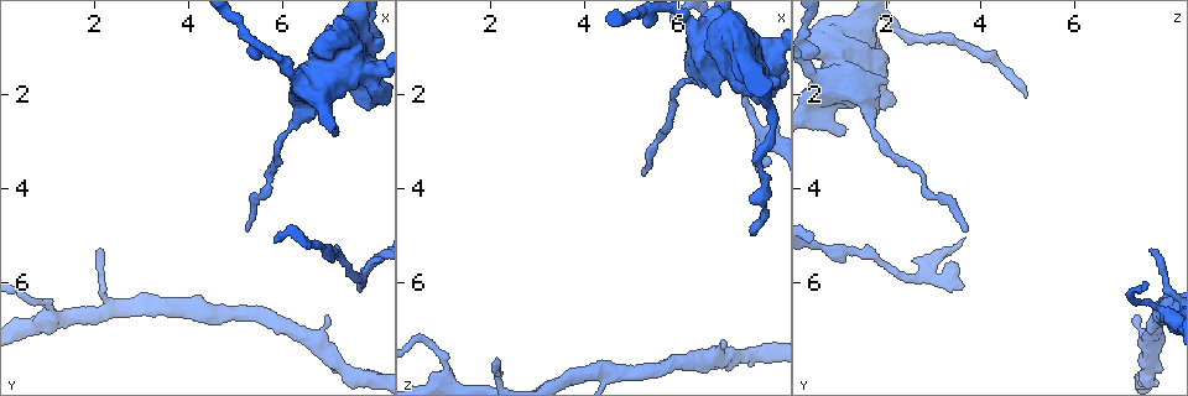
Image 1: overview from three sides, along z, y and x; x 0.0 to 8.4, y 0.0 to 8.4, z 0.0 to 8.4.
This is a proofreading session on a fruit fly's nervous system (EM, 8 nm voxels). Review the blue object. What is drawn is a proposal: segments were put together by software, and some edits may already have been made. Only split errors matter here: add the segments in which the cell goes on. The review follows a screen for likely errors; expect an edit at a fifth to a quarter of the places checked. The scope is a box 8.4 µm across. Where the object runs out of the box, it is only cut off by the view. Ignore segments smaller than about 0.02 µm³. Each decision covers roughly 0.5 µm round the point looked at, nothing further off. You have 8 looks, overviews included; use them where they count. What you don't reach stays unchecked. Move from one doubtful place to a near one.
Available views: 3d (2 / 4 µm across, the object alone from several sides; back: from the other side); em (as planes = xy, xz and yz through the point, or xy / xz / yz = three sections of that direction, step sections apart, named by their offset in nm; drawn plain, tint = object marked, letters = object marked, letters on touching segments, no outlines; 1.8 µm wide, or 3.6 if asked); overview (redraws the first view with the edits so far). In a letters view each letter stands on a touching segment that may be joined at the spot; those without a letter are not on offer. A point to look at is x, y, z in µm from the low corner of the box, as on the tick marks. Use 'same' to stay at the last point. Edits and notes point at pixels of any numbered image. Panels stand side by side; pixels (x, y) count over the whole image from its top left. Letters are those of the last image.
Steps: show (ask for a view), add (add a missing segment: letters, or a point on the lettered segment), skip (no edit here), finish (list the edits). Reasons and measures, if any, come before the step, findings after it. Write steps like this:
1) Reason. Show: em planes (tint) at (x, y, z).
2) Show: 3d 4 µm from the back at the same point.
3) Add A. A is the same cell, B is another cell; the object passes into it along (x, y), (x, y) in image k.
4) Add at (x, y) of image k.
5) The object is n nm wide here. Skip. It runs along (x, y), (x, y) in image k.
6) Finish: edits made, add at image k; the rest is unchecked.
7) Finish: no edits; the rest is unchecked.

Tapers out. Show: 3d 4 µm at (7.90, 5.65, 3.45).

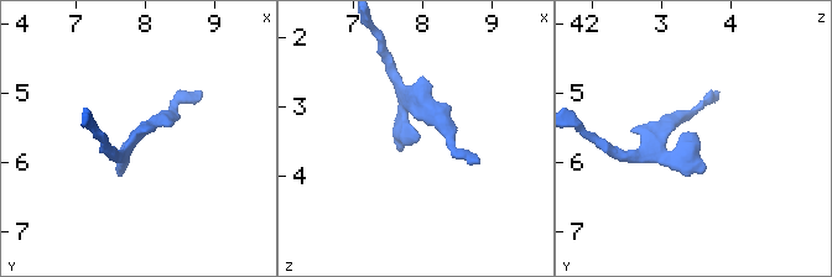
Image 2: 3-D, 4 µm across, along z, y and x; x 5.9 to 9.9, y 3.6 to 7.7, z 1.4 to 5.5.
Show: em planes (letters) at (7.95, 5.60, 3.50).

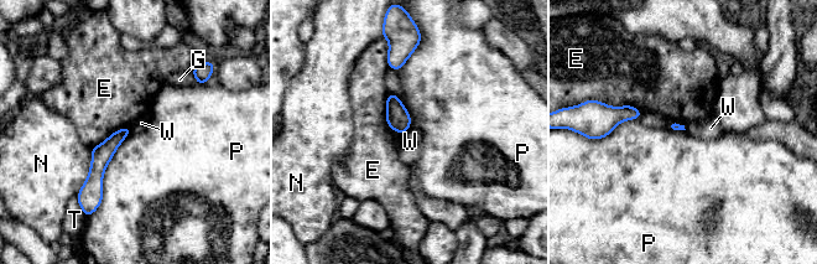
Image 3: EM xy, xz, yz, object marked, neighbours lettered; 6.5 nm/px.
Skip. E, G, N, P, T and W are other cells; it runs along (126, 130), (102, 154), (94, 193) in image 3; no lettered segment goes on from it.

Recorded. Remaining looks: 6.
Sudden change in width. Show: 3d 4 µm at (6.50, 2.40, 1.60).

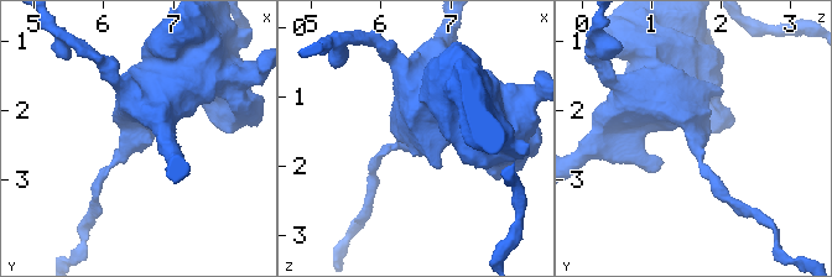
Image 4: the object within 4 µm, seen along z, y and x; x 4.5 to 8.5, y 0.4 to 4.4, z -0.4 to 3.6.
Show: em 3.6 µm xy step 16 (tint) at (6.45, 2.40, 1.60).

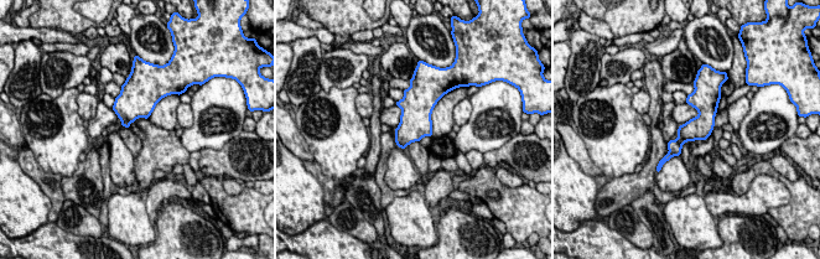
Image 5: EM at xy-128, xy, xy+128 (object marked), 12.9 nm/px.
Show: em 3.6 µm planes (letters) at the same point.

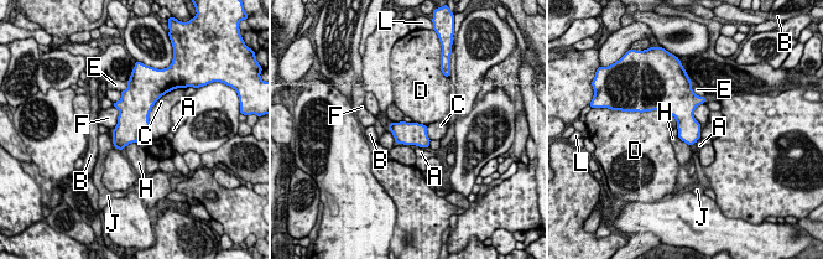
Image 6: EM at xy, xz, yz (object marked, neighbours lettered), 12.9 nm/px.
Skip. A, B, C, D, E, F, H, J and L are other cells; a border runs along (136, 141), (129, 143), (123, 150) in image 6; none of them fits.

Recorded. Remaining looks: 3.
Long arm stops here. Show: em planes (letters) at (7.60, 2.00, 4.95).

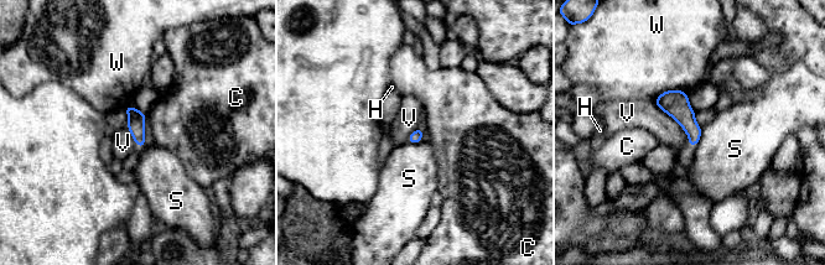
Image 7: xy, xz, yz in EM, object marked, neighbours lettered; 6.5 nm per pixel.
Skip. C, H, S, V and W are other cells; none of them fits.

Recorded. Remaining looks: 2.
Finish: no edits; the rest is unchecked.

